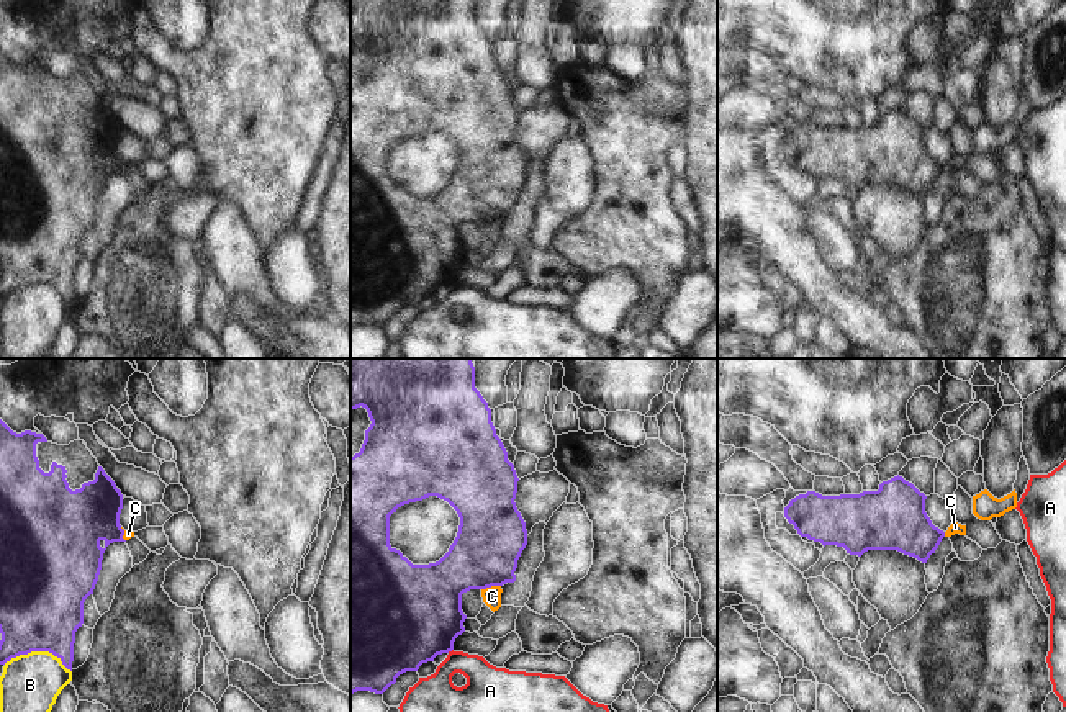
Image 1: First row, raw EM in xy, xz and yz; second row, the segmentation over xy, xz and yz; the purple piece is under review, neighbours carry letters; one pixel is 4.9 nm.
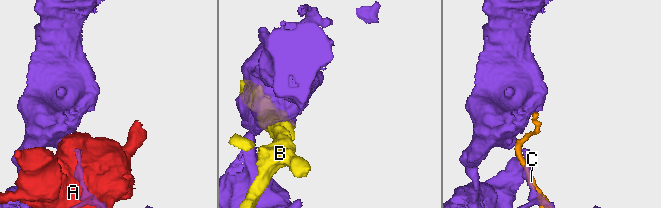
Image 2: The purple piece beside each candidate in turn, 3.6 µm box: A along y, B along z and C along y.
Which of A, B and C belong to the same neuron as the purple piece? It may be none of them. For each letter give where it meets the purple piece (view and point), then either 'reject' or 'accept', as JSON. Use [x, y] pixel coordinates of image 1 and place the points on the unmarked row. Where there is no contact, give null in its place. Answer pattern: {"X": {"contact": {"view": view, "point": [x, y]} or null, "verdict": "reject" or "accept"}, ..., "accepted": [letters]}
{"A": {"contact": {"view": "xz", "point": [449, 283]}, "verdict": "reject"}, "B": {"contact": {"view": "xy", "point": [38, 283]}, "verdict": "reject"}, "C": {"contact": {"view": "xz", "point": [490, 220]}, "verdict": "reject"}, "accepted": []}

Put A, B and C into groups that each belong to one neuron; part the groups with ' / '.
A / B / C

